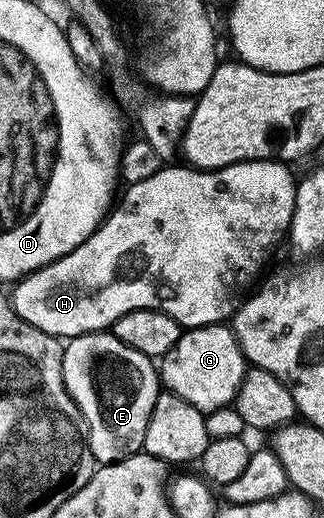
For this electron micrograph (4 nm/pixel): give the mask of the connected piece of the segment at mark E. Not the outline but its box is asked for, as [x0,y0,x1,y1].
[62,331,160,465]

